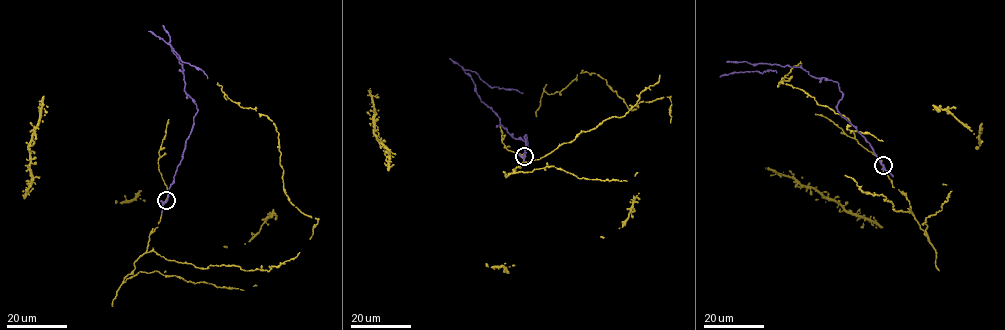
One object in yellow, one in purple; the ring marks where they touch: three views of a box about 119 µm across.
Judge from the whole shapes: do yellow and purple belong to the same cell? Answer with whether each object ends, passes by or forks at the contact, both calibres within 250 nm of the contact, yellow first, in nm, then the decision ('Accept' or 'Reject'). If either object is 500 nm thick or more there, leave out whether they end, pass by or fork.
At the ring yellow passes by. At the ring purple passes by. Thickness 200 nm (yellow) against 280 nm. Accept

